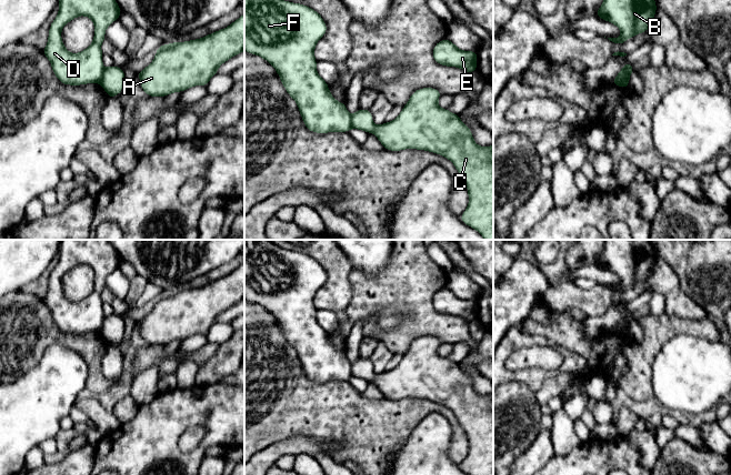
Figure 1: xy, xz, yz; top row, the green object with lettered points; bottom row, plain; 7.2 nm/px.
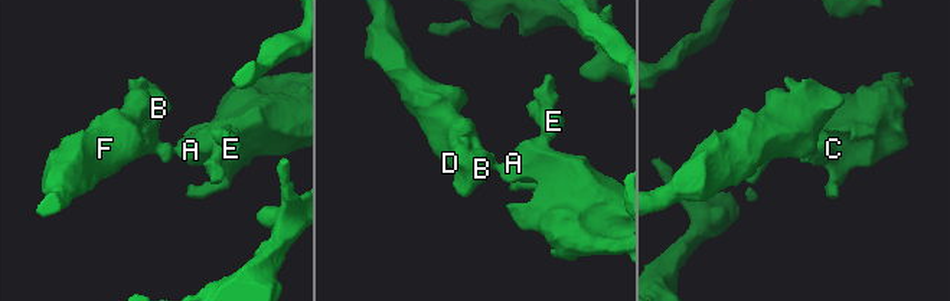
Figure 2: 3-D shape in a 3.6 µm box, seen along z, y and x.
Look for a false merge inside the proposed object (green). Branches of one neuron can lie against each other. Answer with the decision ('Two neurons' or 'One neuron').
Two neurons

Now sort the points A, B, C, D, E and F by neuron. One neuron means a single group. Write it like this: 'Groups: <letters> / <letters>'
Groups: A C E / B D F

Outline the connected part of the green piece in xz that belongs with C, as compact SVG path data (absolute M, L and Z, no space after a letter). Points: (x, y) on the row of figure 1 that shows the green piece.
M433 88L415 90L401 113L391 122L375 125L370 109L351 115L352 128L373 133L389 151L424 150L449 159L468 188L469 204L460 215L462 223L478 231L484 240L493 240L493 144L479 146L472 131L460 117L438 105L441 92Z

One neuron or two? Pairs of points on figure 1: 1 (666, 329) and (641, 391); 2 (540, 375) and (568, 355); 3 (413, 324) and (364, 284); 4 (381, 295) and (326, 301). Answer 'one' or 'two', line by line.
1: one
2: one
3: one
4: two

